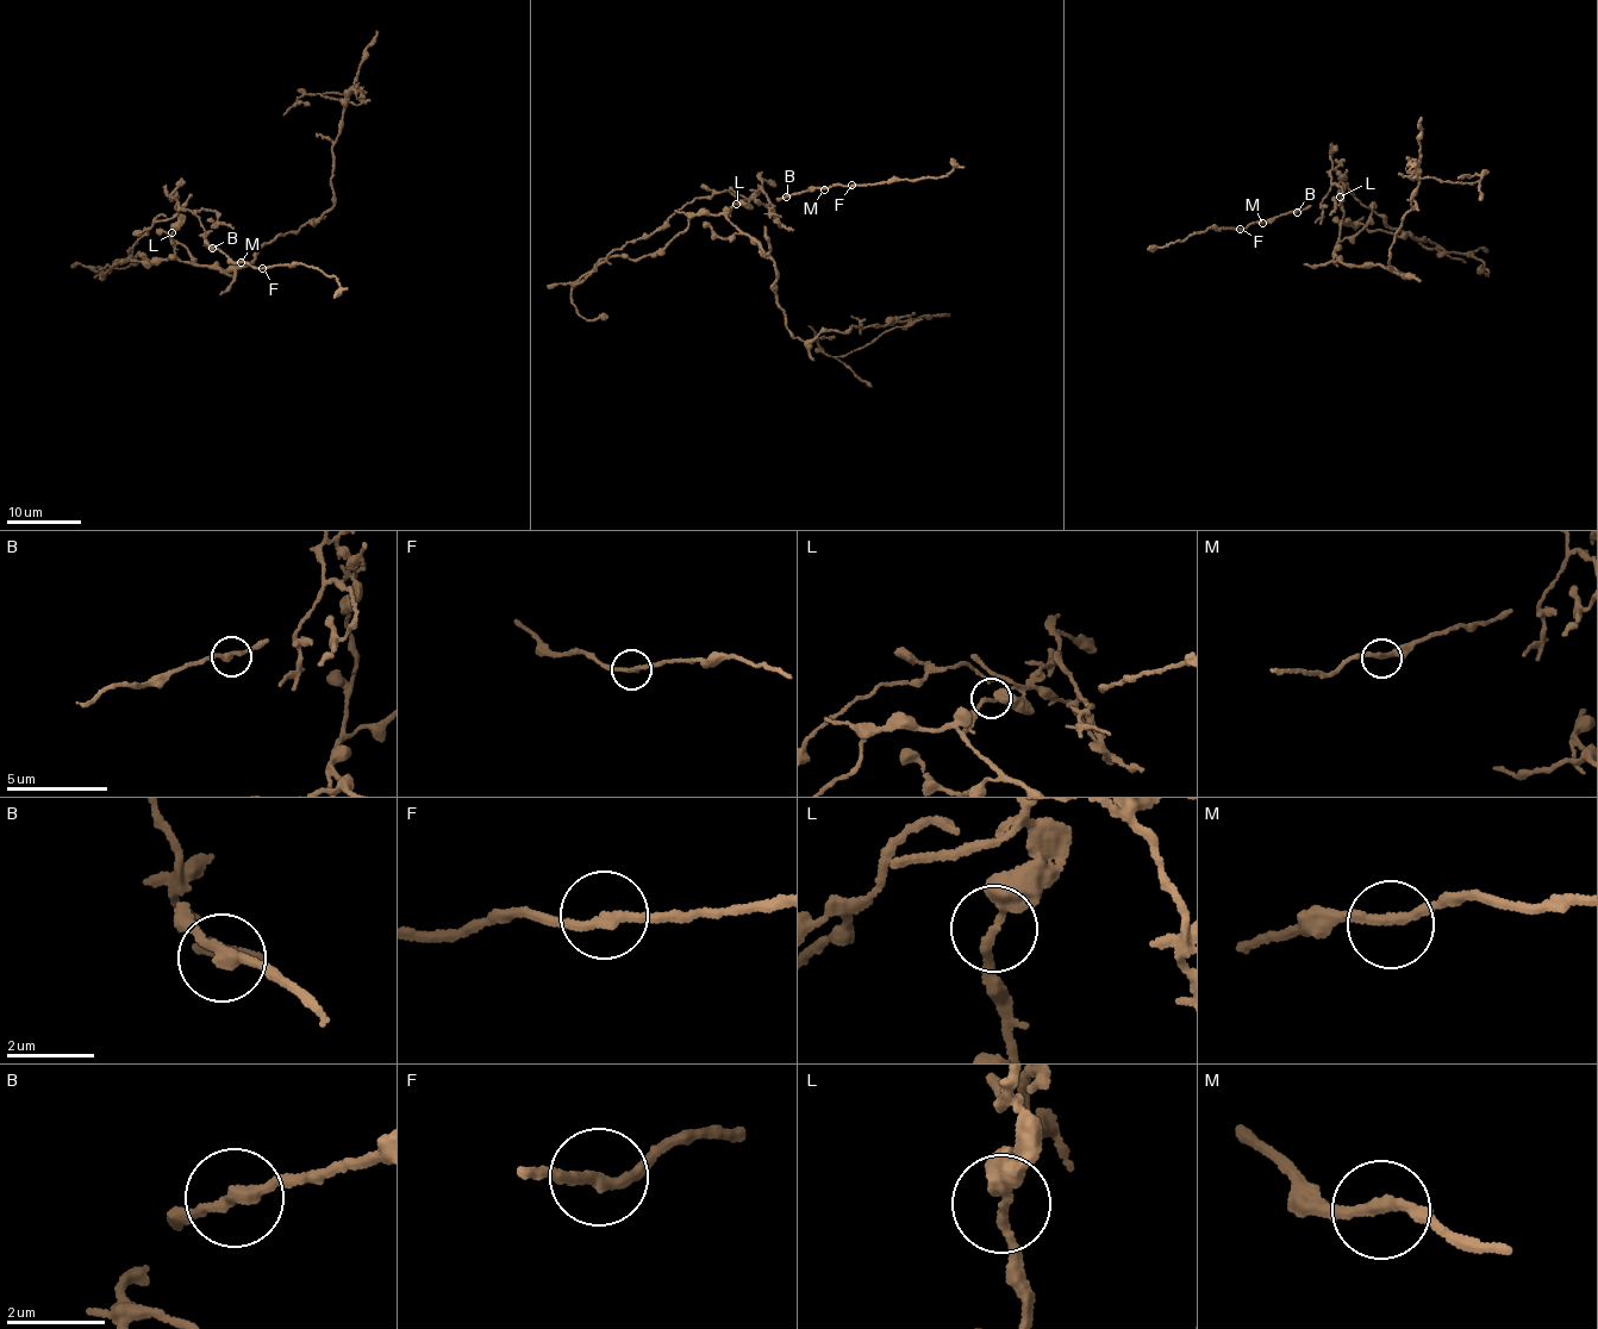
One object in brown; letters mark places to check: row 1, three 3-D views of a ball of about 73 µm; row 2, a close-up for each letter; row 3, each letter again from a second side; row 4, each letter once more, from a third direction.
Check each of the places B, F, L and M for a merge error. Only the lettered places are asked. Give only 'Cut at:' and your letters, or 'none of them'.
Cut at: L

